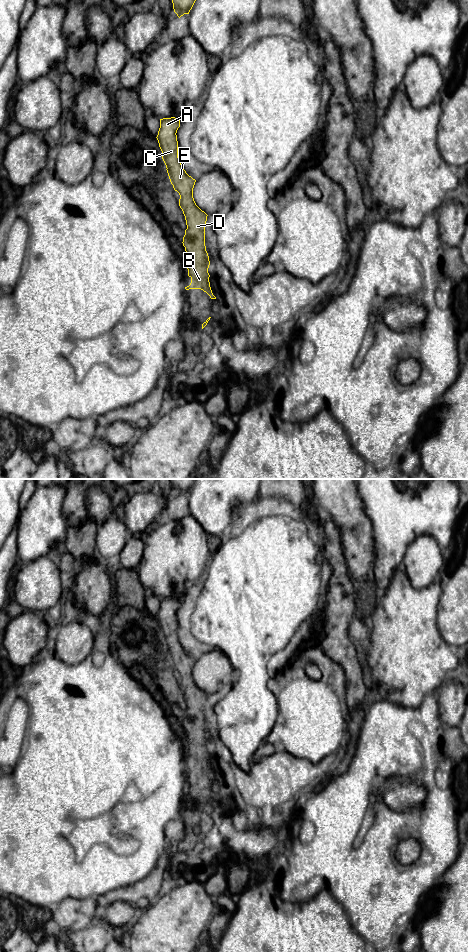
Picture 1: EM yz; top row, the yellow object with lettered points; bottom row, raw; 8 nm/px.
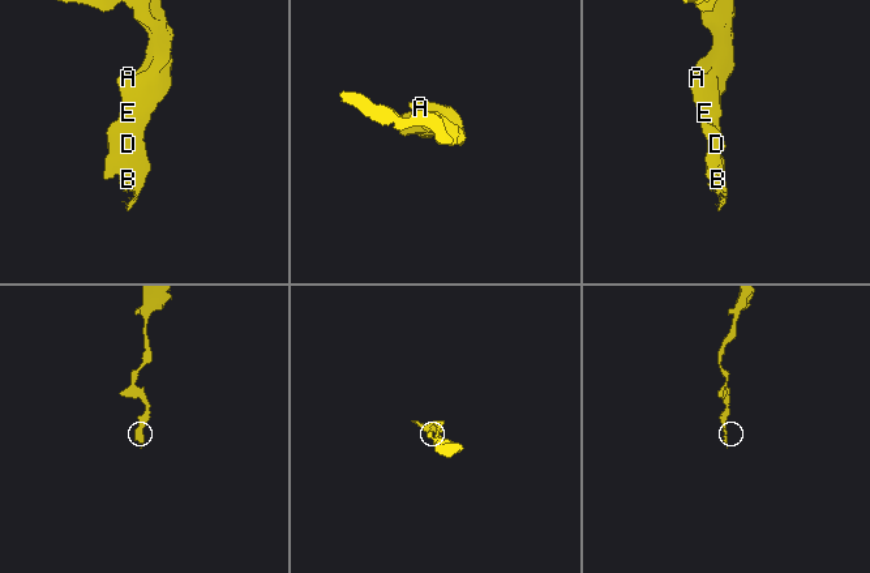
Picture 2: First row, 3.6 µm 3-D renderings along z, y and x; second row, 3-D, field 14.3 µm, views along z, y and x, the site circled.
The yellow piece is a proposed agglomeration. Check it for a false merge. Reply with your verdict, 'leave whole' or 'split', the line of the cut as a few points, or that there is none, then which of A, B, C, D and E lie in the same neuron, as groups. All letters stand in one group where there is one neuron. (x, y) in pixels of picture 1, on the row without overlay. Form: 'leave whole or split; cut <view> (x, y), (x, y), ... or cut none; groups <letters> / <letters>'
leave whole; cut none; groups A B C D E

